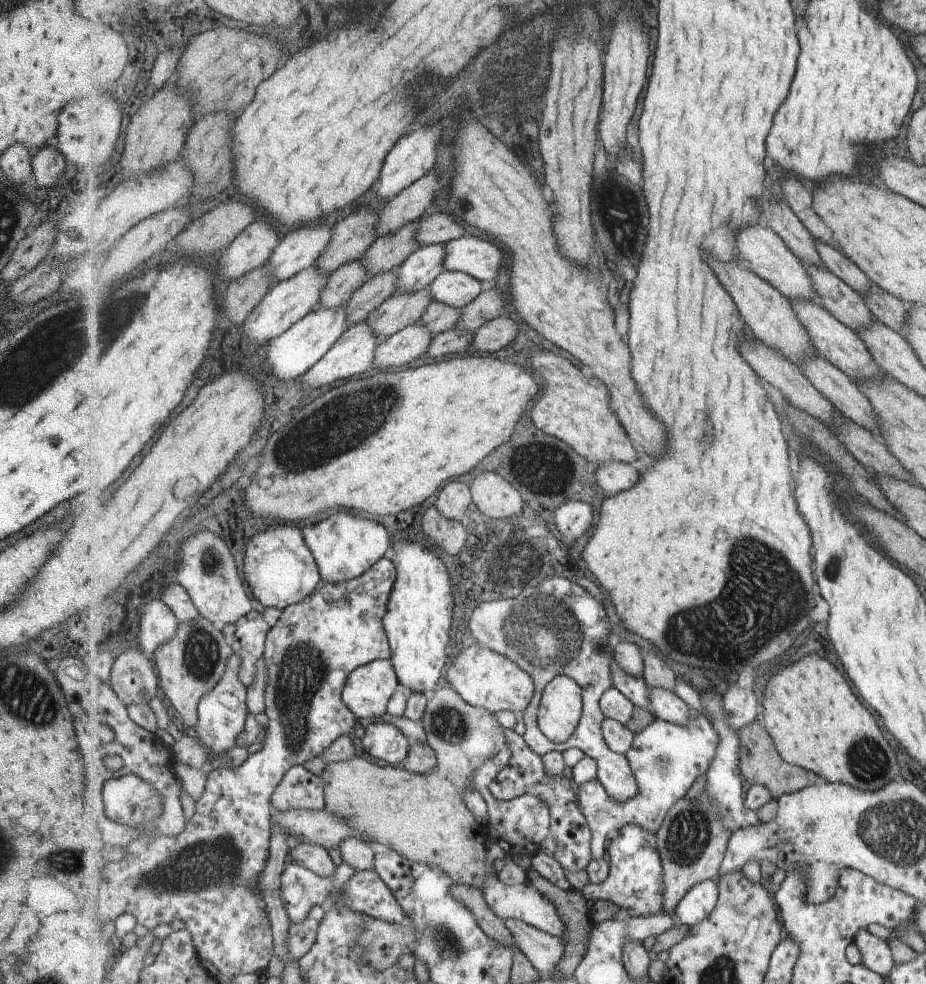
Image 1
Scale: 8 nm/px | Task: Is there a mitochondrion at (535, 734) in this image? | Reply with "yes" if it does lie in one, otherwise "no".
no

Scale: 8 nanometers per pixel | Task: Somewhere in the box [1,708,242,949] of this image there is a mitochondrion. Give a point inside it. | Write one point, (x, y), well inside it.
(67, 861)

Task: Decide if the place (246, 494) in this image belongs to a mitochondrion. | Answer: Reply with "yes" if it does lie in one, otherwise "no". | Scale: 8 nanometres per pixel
no

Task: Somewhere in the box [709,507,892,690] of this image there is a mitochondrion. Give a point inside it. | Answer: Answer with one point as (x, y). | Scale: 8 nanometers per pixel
(832, 567)

